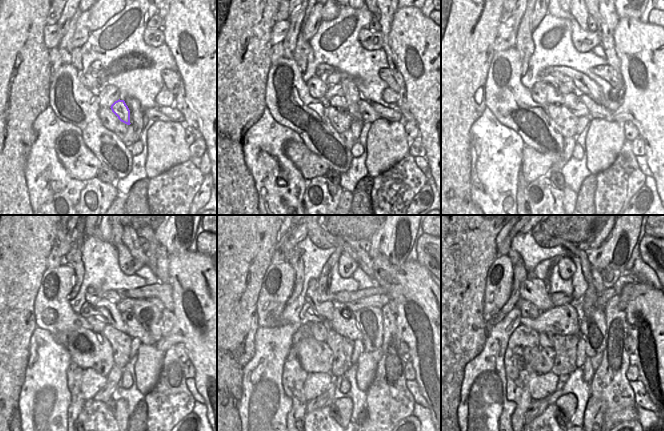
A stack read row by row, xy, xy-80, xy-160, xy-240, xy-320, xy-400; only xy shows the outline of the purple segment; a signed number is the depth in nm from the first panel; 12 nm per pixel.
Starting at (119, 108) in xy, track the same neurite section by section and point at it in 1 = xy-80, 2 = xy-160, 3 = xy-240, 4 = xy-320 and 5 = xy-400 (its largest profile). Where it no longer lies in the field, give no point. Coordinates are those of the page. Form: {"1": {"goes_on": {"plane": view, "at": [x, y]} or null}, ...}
{"1": {"goes_on": {"plane": "xy-80", "at": [338, 102]}}, "2": {"goes_on": {"plane": "xy-160", "at": [553, 96]}}, "3": {"goes_on": {"plane": "xy-240", "at": [87, 310]}}, "4": {"goes_on": {"plane": "xy-320", "at": [307, 314]}}, "5": {"goes_on": {"plane": "xy-400", "at": [529, 310]}}}

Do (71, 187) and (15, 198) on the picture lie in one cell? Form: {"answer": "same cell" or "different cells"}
{"answer": "different cells"}

